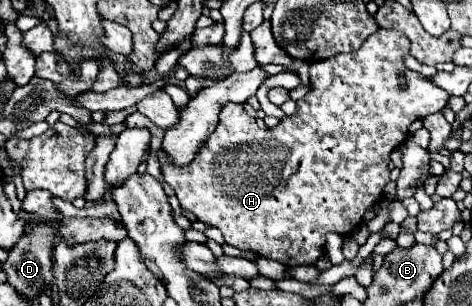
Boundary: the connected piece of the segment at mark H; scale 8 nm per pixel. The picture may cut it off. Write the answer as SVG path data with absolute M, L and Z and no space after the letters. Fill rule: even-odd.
M378 29L374 35L370 35L370 39L366 39L366 43L362 43L362 47L354 53L342 53L330 59L324 59L322 63L310 63L310 91L308 95L304 95L302 99L296 101L298 109L294 115L286 115L284 119L280 119L280 123L274 129L260 129L254 121L254 117L250 117L244 107L240 103L226 103L220 109L220 119L218 125L214 129L214 133L206 139L206 143L200 147L198 155L186 165L186 167L176 167L174 163L170 163L168 153L164 149L158 151L158 161L160 161L160 169L162 175L166 179L166 183L176 191L176 197L180 201L182 209L188 209L196 215L196 219L200 219L206 225L218 227L226 239L228 245L234 245L242 251L252 251L260 257L278 261L286 267L298 267L298 265L312 265L316 267L316 261L322 259L326 255L326 233L334 231L342 237L352 235L352 231L358 227L358 223L362 221L362 215L366 213L366 209L370 209L372 205L376 205L382 199L382 191L384 185L390 181L390 153L394 149L398 149L406 137L408 137L408 125L418 119L418 117L426 117L428 113L434 111L442 111L442 107L446 105L448 97L446 91L440 91L440 87L434 87L430 81L426 81L426 77L422 77L420 73L408 71L402 63L402 55L406 55L410 51L410 41L400 35L400 31L392 31L392 29ZM404 71L406 73L406 89L398 87L398 73Z

